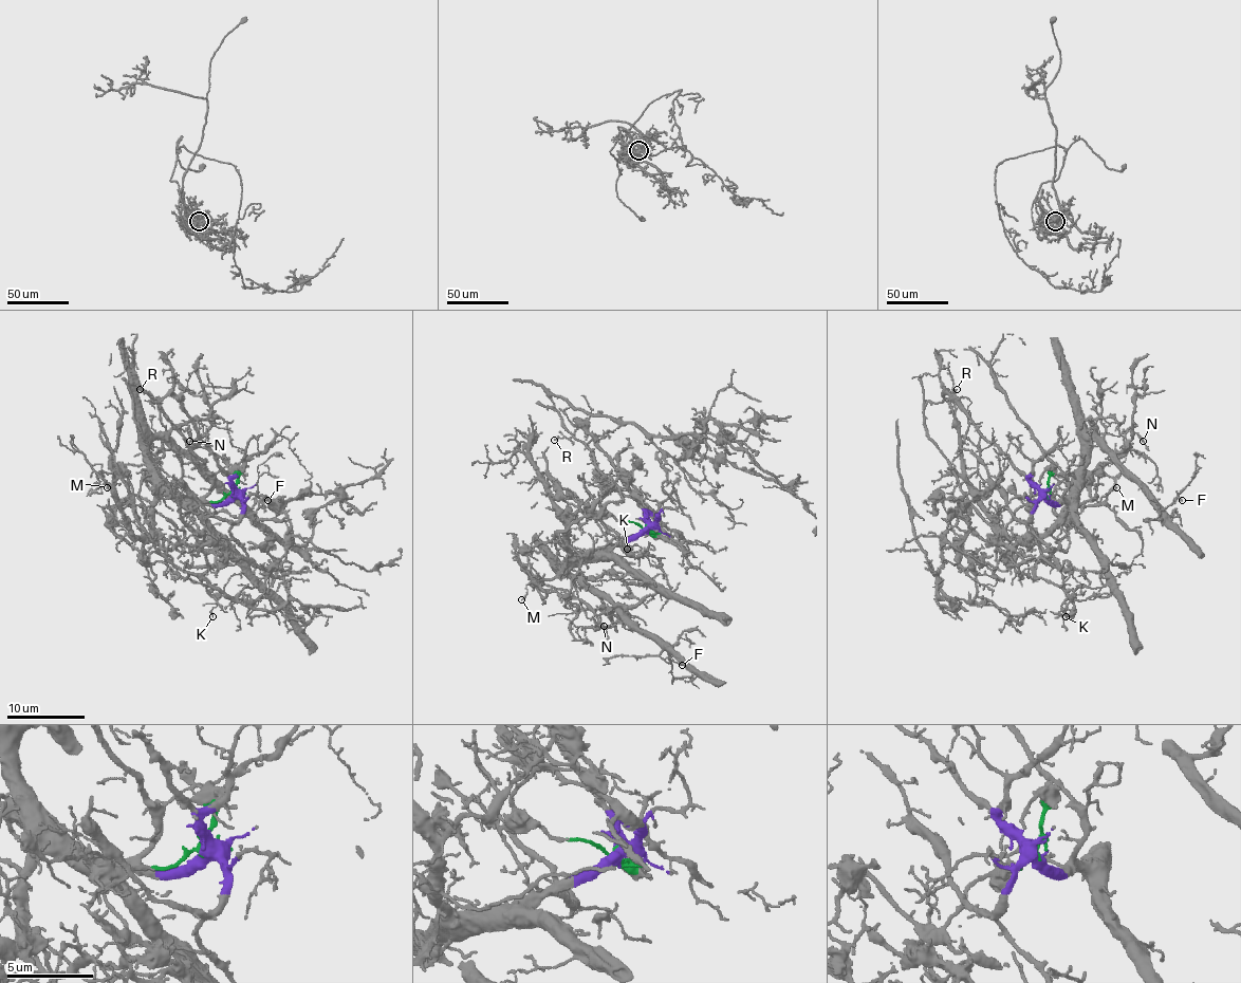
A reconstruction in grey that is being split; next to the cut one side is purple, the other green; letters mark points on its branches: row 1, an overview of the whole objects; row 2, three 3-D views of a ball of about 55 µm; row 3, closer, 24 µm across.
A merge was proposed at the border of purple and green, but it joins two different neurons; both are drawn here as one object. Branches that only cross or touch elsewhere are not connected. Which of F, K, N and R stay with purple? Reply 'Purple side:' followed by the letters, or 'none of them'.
Purple side: F, N, R

